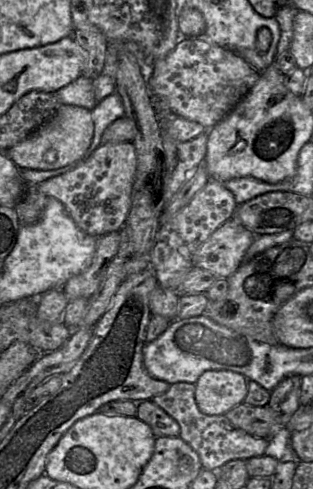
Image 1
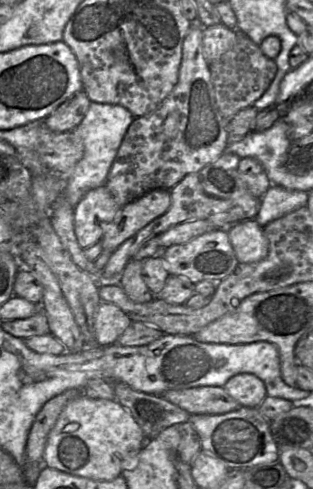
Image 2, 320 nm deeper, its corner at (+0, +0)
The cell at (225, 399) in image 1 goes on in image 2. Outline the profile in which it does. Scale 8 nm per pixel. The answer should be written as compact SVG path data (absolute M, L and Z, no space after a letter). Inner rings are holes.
M251 373L234 375L225 383L223 388L244 407L258 408L267 396L264 382Z

